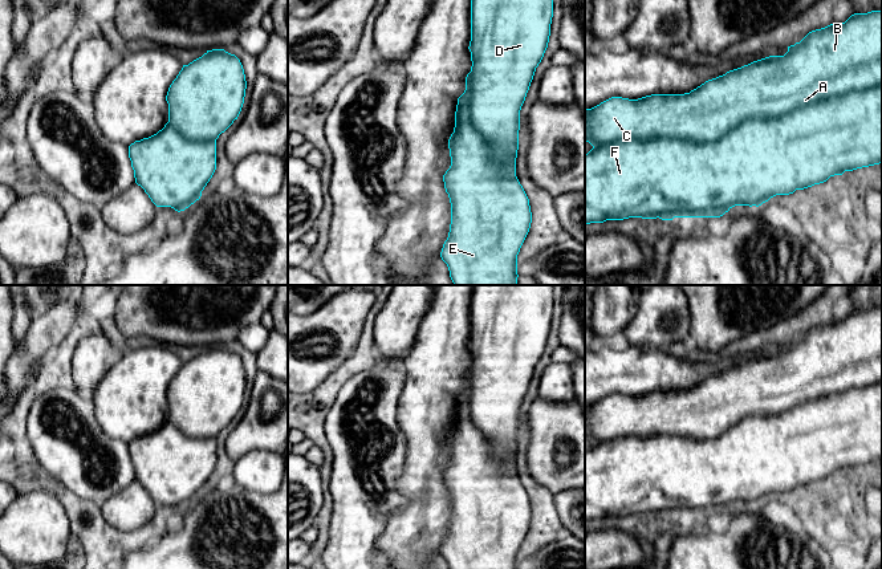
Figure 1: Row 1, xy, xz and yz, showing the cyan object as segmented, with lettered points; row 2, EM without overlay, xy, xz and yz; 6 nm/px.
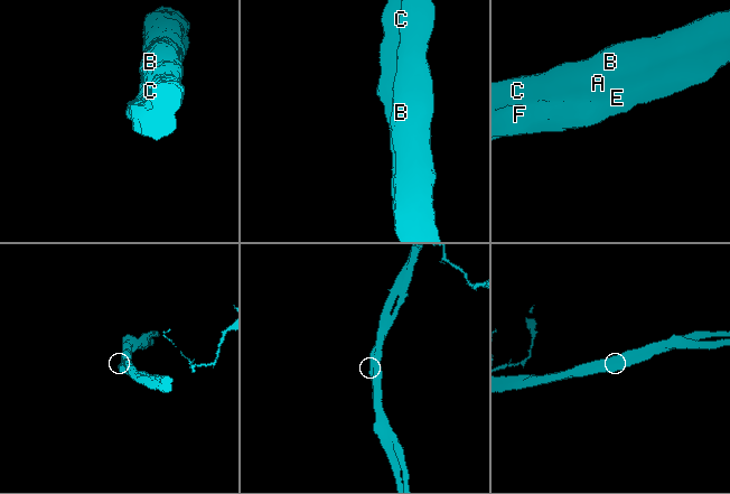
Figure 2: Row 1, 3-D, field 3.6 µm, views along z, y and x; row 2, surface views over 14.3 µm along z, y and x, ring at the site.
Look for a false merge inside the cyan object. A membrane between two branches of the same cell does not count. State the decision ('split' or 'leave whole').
split

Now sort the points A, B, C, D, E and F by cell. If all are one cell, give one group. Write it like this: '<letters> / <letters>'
A B C D / E F

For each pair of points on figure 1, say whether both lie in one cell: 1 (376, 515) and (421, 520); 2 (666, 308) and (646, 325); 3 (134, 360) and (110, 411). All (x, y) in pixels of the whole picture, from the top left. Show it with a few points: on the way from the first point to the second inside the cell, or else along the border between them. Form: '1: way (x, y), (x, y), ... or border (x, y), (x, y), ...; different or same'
1: border (397, 486), (406, 502), (390, 513), (377, 545); different
2: way (661, 313), (651, 322); same
3: way (134, 373), (134, 387), (124, 398); same

